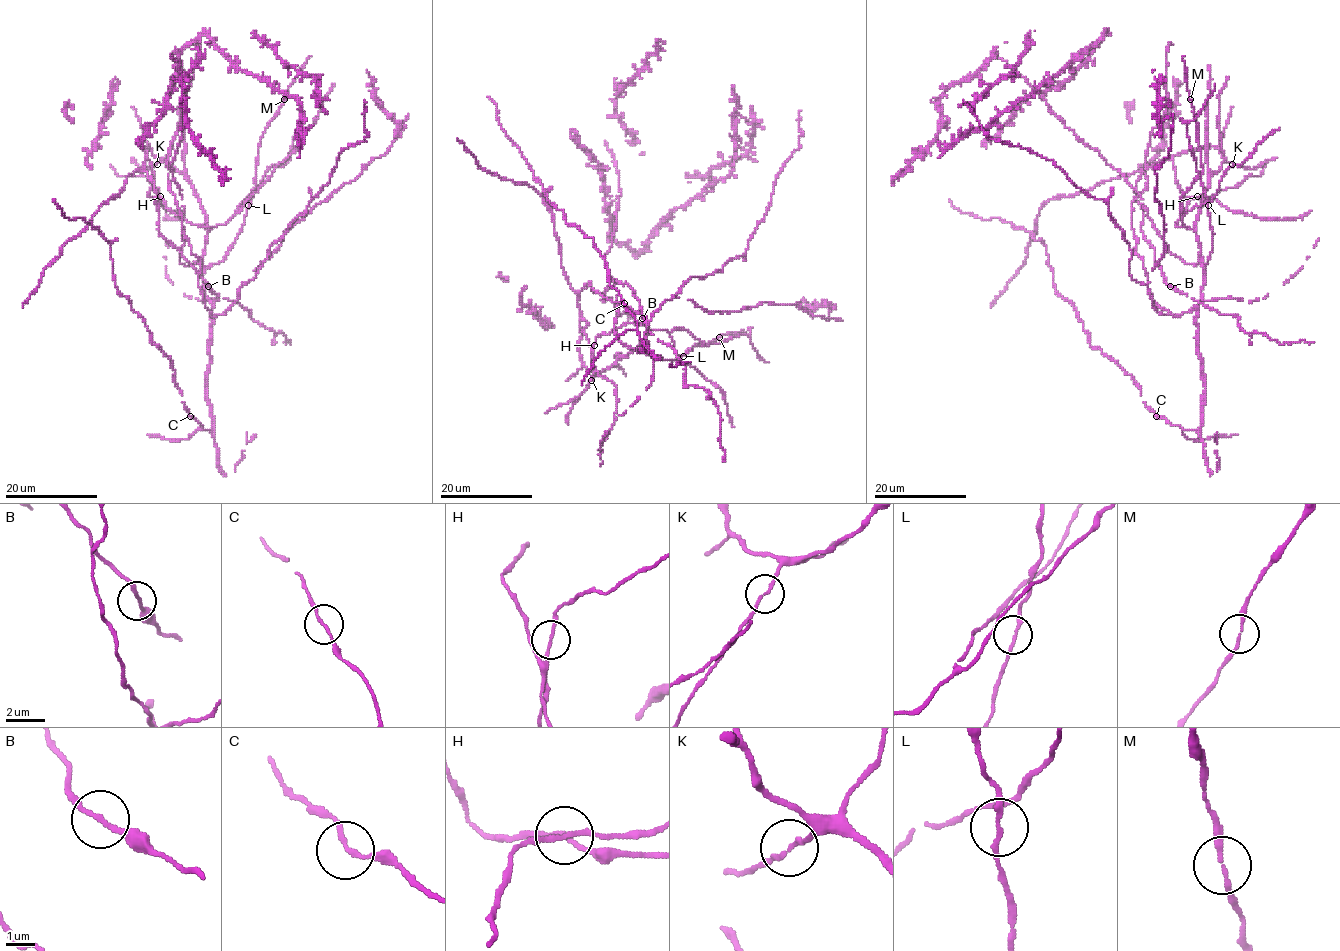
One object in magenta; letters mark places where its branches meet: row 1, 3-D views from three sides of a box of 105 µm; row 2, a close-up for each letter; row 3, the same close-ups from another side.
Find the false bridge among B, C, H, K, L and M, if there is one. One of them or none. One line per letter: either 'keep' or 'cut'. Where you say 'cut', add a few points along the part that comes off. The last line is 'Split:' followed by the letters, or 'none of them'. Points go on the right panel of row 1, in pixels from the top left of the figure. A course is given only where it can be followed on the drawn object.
B: keep
C: keep
H: keep
K: keep
L: keep
M: keep
Split: none of them

